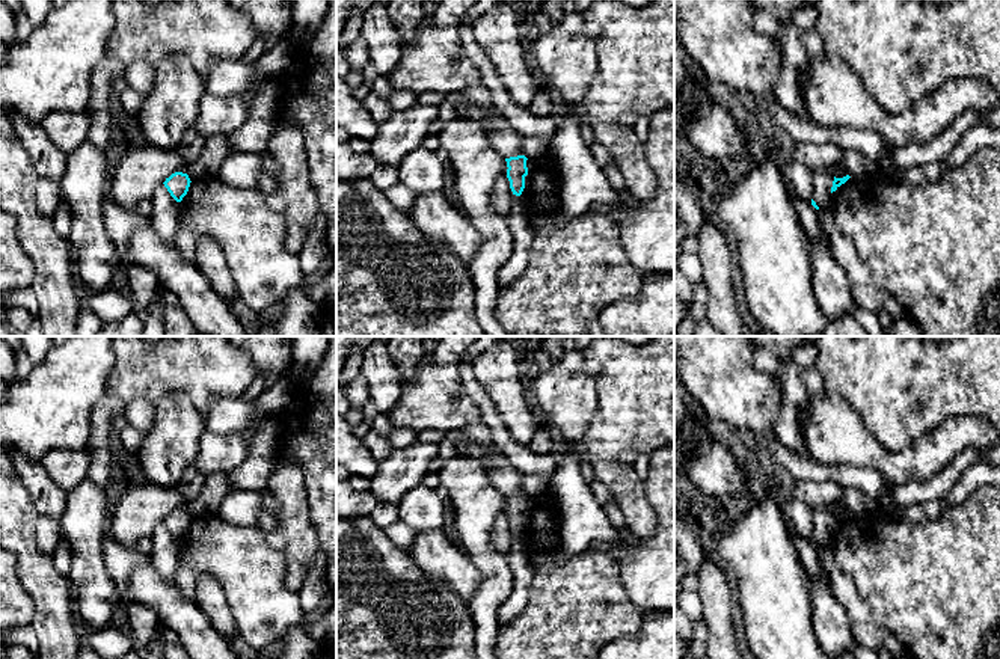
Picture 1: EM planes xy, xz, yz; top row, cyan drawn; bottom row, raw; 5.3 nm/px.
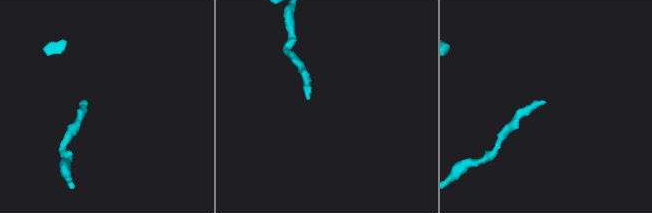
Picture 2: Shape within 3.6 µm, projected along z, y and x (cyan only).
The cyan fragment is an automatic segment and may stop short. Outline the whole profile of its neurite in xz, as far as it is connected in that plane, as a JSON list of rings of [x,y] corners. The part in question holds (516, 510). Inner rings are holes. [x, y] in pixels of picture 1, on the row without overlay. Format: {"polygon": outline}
{"polygon": [[[517,493],[505,496],[507,499],[507,516],[513,532],[520,534],[525,526],[525,514],[528,513],[526,495]]]}

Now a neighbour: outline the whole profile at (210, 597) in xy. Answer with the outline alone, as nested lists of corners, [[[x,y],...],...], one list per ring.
[[[210,573],[196,575],[196,603],[214,630],[240,648],[238,629],[220,584]]]

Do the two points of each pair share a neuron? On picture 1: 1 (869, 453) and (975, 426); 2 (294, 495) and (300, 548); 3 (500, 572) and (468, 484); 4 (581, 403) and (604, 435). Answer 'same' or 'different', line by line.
1: same
2: same
3: same
4: different

